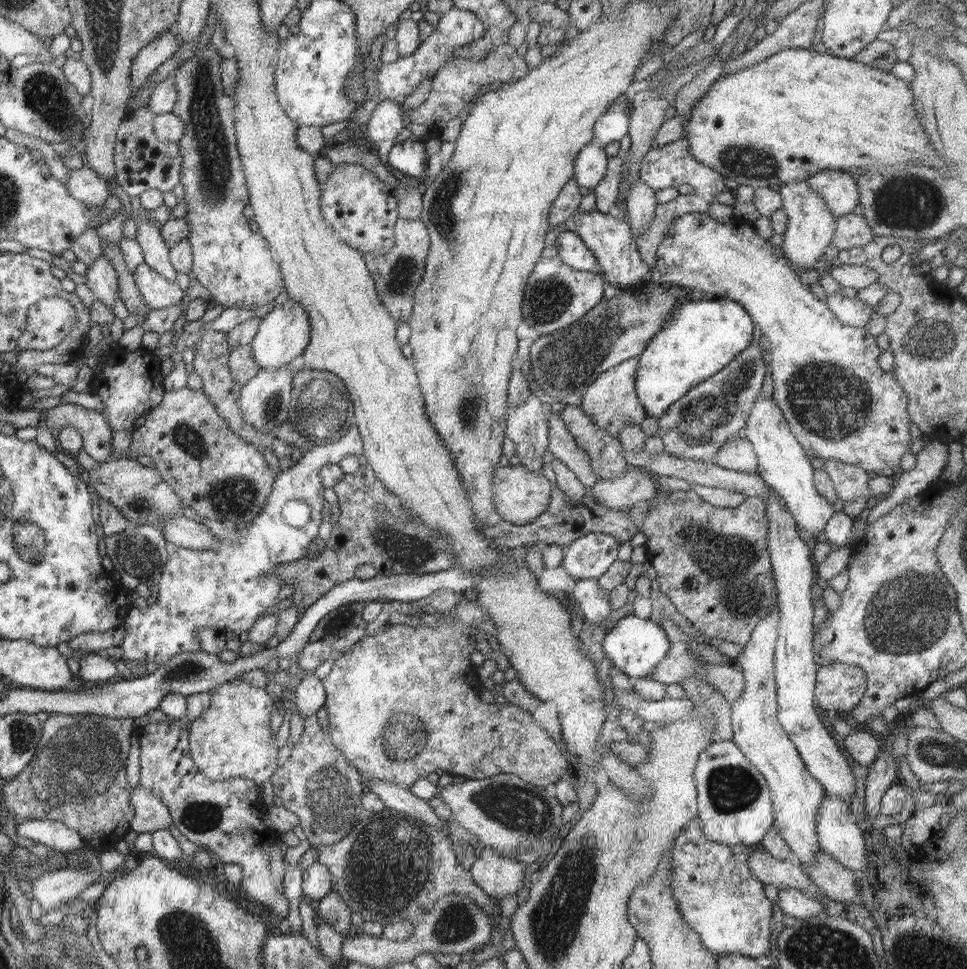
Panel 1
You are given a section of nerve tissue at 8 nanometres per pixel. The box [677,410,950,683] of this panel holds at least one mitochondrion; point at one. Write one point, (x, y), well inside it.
(728, 567)

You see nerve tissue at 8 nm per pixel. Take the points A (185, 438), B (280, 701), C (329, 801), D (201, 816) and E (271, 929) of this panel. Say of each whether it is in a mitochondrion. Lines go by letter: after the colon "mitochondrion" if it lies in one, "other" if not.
A: mitochondrion
B: other
C: mitochondrion
D: mitochondrion
E: other

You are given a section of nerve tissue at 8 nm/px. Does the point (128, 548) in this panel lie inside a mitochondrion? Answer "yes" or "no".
yes

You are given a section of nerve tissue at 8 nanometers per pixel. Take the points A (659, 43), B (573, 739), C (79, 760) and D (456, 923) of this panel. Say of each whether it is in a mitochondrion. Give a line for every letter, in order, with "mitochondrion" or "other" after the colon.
A: other
B: other
C: mitochondrion
D: mitochondrion

